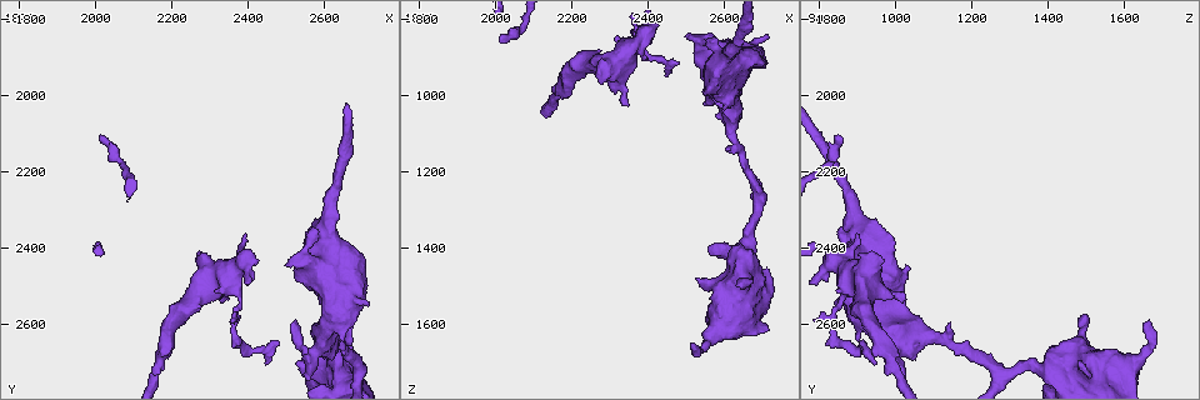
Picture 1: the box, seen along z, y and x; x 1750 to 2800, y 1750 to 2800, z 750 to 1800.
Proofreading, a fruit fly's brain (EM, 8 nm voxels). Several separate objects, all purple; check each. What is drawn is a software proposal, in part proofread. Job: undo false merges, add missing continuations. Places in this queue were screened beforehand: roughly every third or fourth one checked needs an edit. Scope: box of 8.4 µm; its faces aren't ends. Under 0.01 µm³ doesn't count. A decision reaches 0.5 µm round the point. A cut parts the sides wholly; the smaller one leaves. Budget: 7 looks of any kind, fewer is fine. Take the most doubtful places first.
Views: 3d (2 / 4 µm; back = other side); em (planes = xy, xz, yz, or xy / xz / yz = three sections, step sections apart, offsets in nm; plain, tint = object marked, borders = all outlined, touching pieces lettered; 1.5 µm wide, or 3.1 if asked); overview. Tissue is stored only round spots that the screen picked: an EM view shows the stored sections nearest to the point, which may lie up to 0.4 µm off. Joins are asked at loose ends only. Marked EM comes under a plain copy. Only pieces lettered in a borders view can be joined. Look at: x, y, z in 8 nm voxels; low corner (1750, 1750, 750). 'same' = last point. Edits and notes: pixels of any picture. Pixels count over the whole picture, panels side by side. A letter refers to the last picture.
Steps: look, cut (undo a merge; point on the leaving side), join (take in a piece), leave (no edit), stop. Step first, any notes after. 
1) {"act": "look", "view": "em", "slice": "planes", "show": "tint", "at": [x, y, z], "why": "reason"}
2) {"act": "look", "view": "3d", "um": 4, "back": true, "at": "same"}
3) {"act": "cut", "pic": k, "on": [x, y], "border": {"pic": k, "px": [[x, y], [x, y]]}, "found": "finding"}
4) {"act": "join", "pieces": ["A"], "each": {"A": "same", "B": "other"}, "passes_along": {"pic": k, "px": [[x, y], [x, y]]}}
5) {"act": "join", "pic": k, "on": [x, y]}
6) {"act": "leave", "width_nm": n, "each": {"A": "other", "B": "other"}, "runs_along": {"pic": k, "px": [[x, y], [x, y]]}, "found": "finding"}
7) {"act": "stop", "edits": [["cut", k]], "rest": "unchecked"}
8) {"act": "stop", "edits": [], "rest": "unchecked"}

{"act": "look", "view": "3d", "um": 4, "at": [2450, 2705, 950], "why": "thin end"}

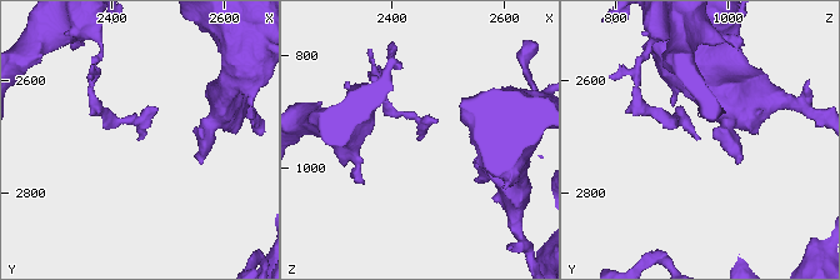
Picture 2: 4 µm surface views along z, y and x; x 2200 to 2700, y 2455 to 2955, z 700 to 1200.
{"act": "look", "view": "em", "slice": "yz", "step": 4, "show": "tint", "at": [2445, 2705, 950]}

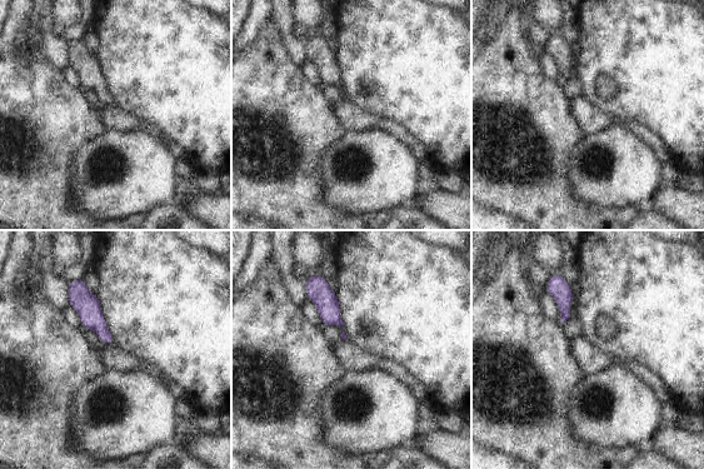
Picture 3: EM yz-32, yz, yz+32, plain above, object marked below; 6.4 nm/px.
{"act": "look", "view": "em", "slice": "planes", "show": "borders", "at": "same", "why": "cut it another way"}

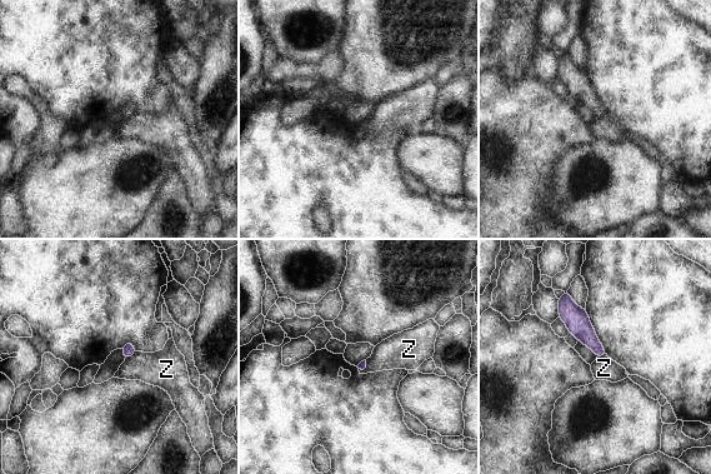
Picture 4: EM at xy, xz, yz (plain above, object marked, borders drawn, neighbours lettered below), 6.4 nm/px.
{"act": "leave", "each": {"Z": "other"}, "runs_along": {"pic": 4, "px": [[561, 303], [602, 353]]}, "found": "none of them fits"}

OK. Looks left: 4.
{"act": "look", "view": "em", "slice": "xy", "step": 4, "show": "borders", "at": [2720, 2545, 845], "why": "stops while still wide"}

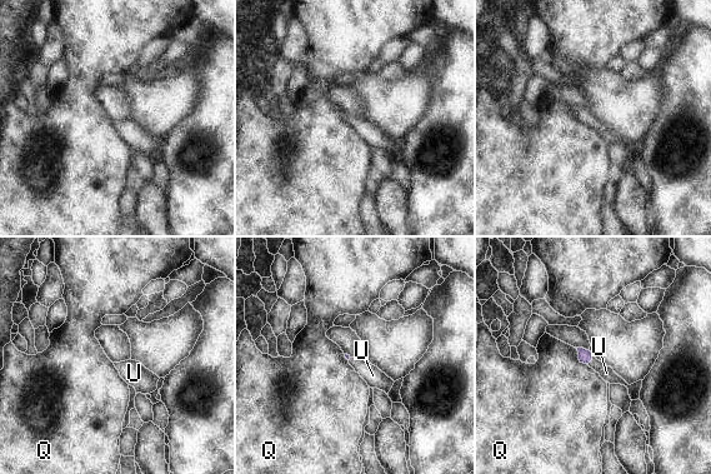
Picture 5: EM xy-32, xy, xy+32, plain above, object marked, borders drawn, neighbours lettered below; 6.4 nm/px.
{"act": "join", "pieces": ["U"], "each": {"Q": "other", "U": "same"}, "passes_along": {"pic": 5, "px": [[585, 357], [591, 359], [606, 373]]}, "found": "the neuron continues"}

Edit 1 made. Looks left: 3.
{"act": "stop", "edits": [["join", 5]], "rest": "unchecked"}

